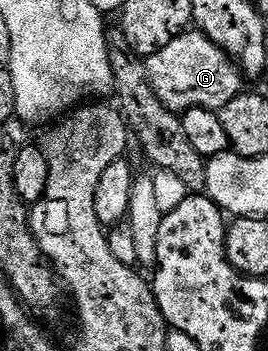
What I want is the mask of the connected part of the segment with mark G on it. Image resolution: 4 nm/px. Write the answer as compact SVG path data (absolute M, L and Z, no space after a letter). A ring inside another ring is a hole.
M196 28L176 34L163 48L148 55L144 64L155 96L174 112L184 112L193 106L216 111L243 89L243 75L234 60Z

